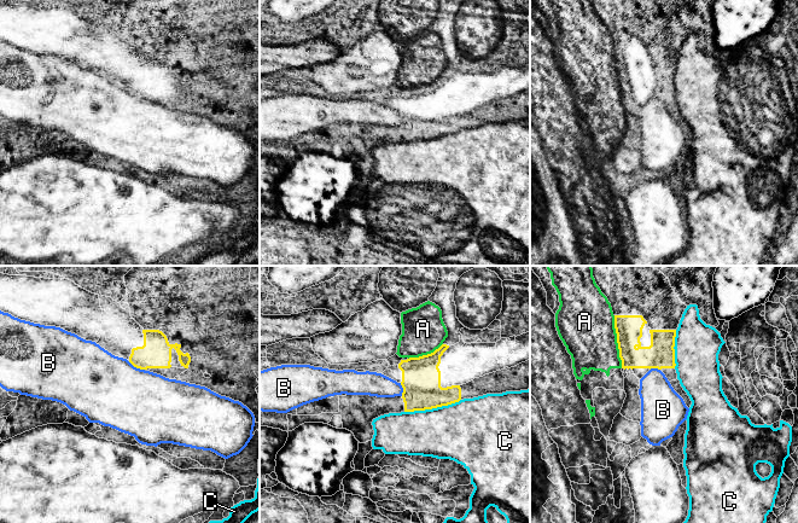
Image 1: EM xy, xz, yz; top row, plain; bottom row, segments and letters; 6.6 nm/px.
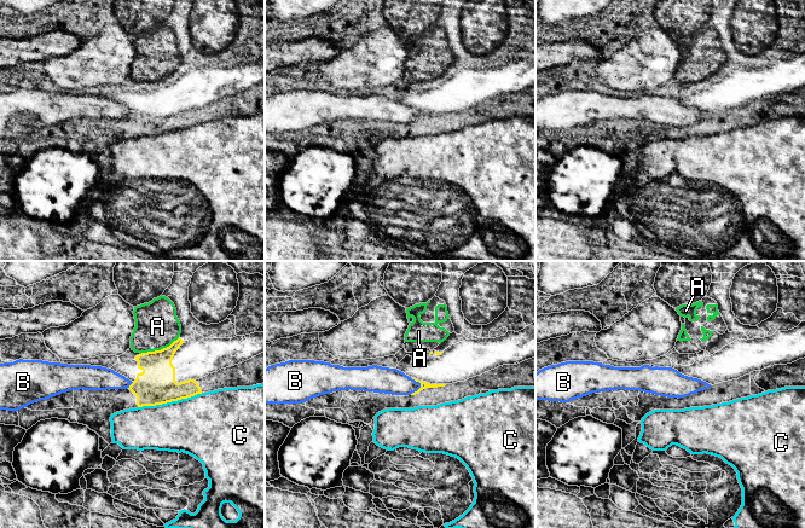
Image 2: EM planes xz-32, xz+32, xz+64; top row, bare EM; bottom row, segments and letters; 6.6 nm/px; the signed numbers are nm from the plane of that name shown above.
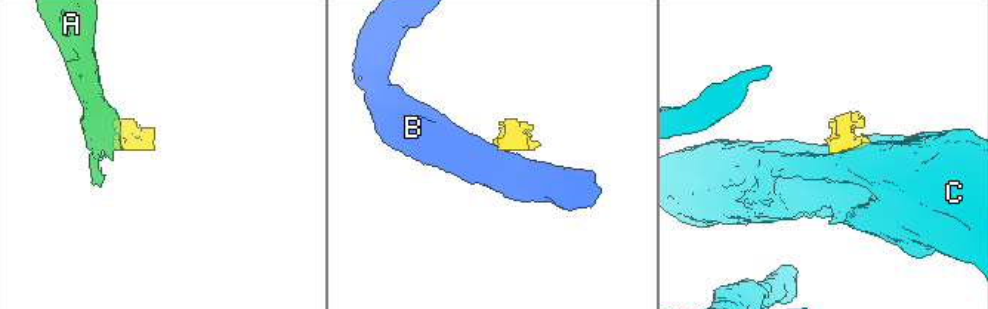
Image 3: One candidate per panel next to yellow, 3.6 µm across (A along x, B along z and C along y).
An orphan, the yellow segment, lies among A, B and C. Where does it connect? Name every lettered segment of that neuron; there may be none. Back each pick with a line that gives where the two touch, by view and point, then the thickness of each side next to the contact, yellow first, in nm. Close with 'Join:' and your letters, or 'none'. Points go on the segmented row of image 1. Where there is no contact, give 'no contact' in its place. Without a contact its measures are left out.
Join: none

